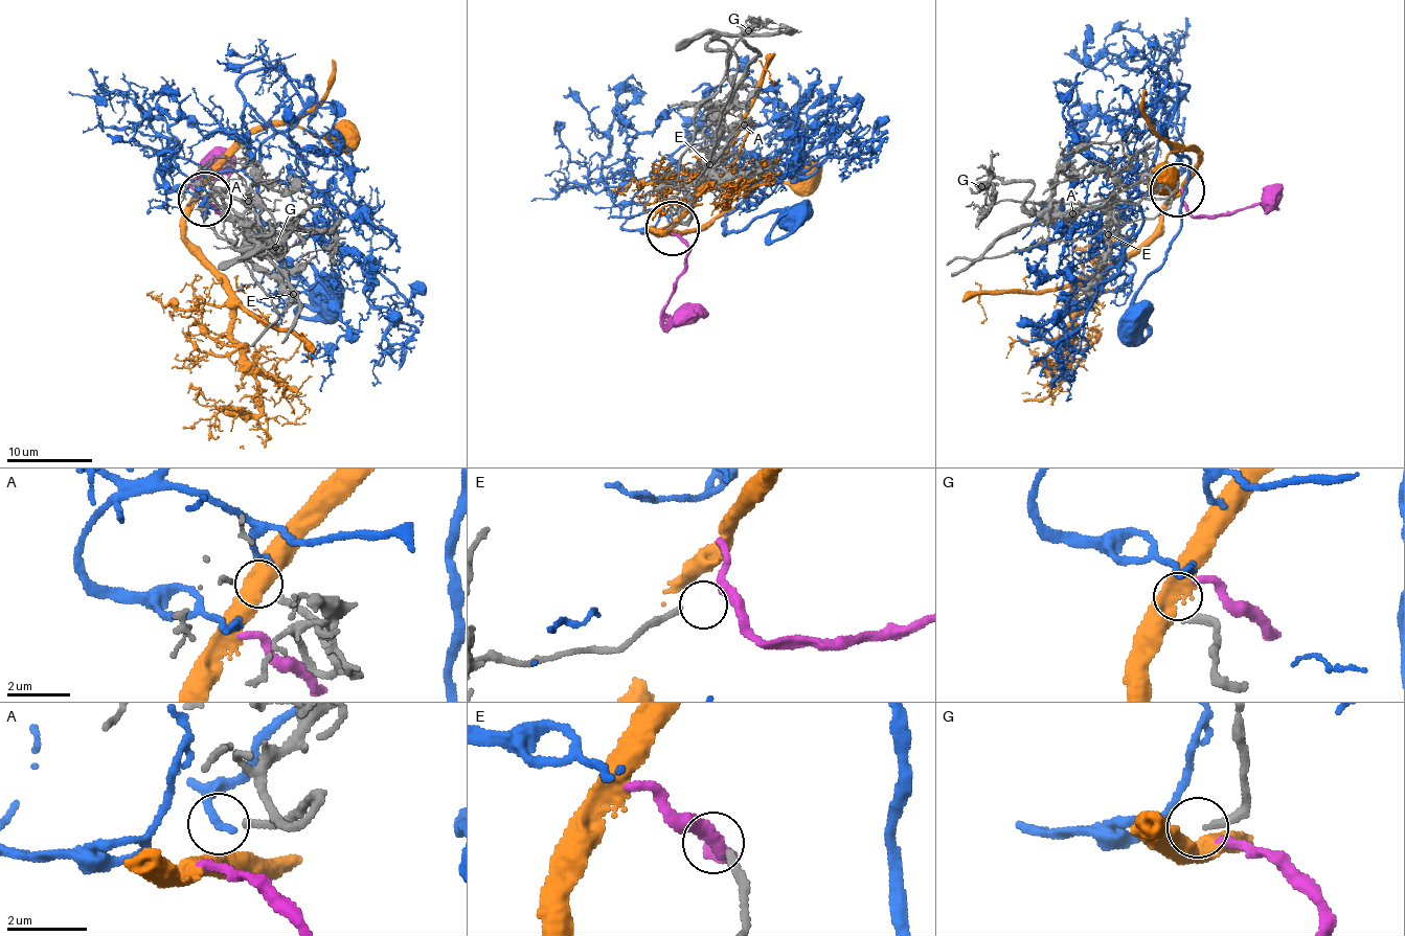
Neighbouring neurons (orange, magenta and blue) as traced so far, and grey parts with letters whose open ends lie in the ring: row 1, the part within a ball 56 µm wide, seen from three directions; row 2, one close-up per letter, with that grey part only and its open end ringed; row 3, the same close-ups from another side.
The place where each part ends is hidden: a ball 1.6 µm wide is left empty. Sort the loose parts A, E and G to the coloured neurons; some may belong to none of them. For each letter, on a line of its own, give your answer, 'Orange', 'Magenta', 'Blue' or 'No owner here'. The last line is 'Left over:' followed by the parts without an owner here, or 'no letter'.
A: Blue
E: No owner here
G: Magenta
Left over: E

